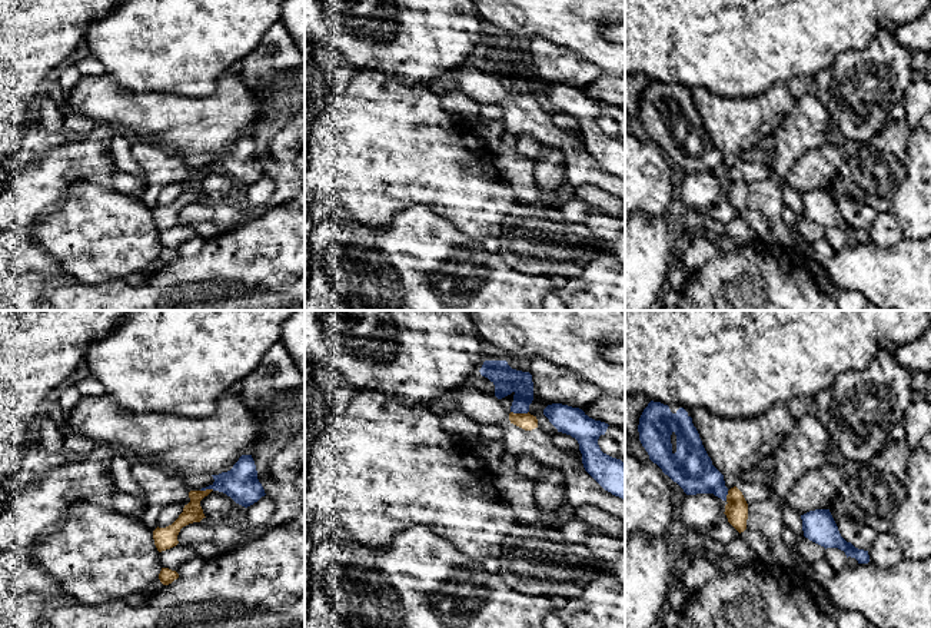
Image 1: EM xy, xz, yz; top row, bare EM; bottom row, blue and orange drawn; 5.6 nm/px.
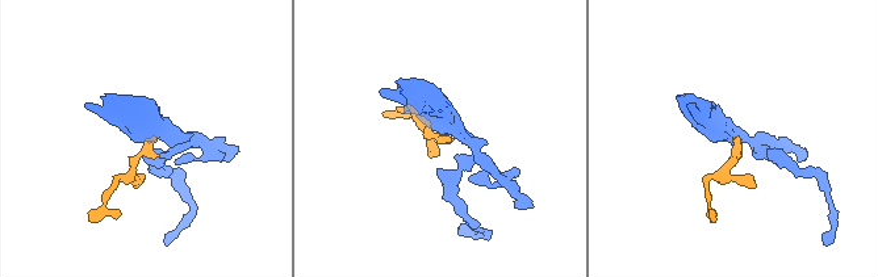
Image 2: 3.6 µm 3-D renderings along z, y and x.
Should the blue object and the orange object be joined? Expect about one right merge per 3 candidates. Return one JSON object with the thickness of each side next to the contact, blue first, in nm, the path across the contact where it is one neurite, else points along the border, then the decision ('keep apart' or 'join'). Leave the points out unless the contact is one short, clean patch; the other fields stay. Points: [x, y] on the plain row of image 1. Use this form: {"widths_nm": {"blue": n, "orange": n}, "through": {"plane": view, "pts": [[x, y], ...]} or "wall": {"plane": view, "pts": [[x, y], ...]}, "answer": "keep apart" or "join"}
{"widths_nm": {"blue": 140, "orange": 90}, "wall": {"plane": "xz", "pts": [[511, 90], [528, 92]]}, "answer": "keep apart"}

